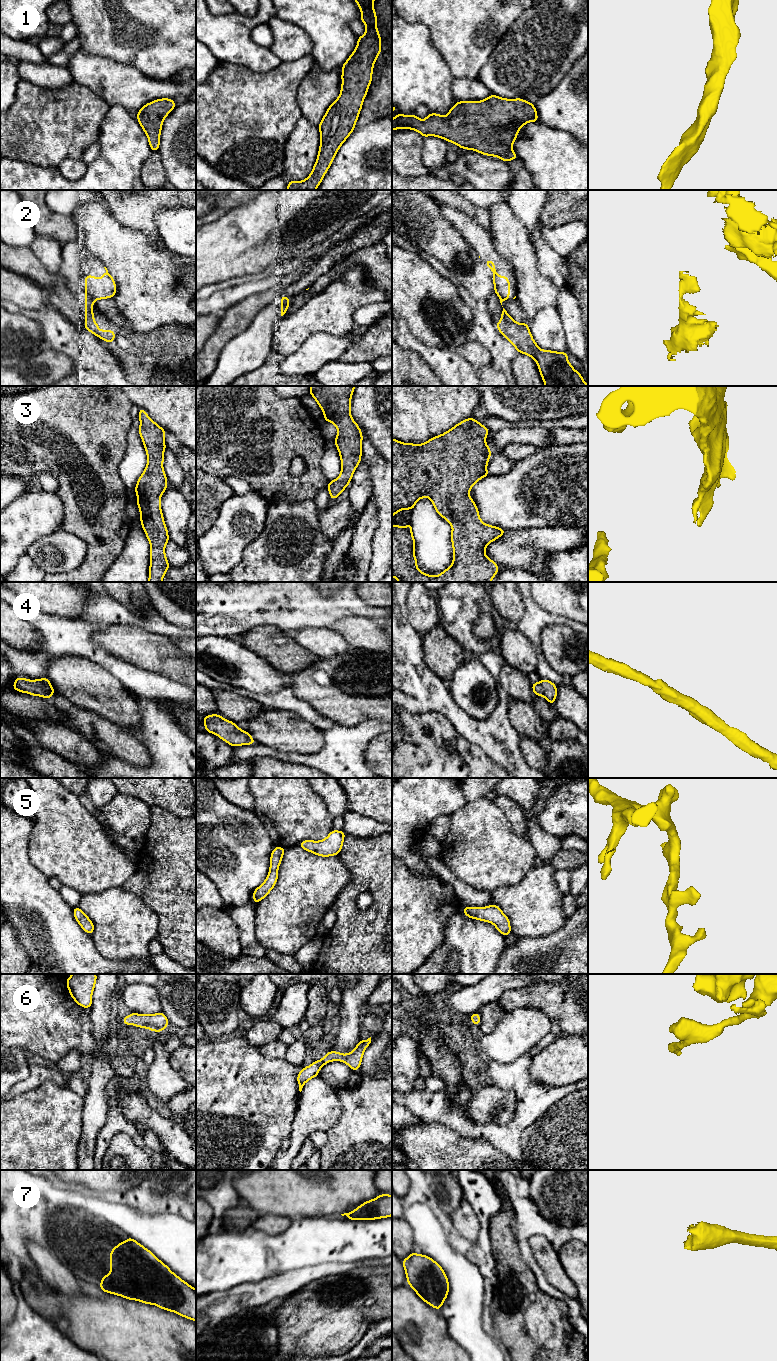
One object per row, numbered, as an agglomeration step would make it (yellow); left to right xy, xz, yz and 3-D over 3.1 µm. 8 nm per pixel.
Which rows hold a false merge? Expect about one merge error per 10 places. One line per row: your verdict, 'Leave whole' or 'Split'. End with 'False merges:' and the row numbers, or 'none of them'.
1: Leave whole
2: Split
3: Leave whole
4: Leave whole
5: Leave whole
6: Leave whole
7: Leave whole
False merges: 2

